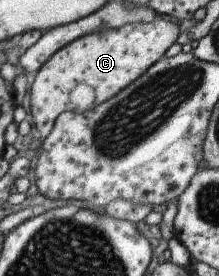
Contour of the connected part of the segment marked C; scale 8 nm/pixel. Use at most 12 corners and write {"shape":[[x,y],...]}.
{"shape":[[175,22],[87,33],[29,88],[39,140],[60,112],[102,103],[163,57]]}

